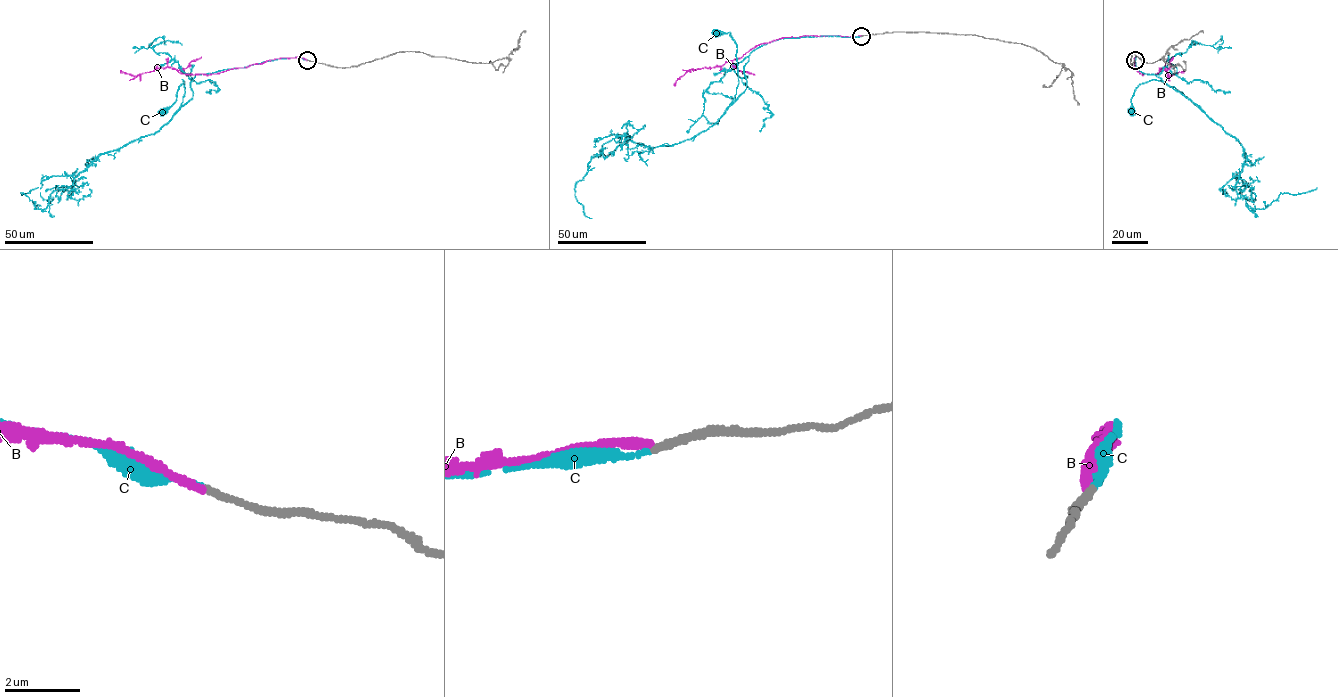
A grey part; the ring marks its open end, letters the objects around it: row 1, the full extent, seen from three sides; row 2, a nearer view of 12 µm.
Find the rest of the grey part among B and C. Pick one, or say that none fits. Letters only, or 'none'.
C

